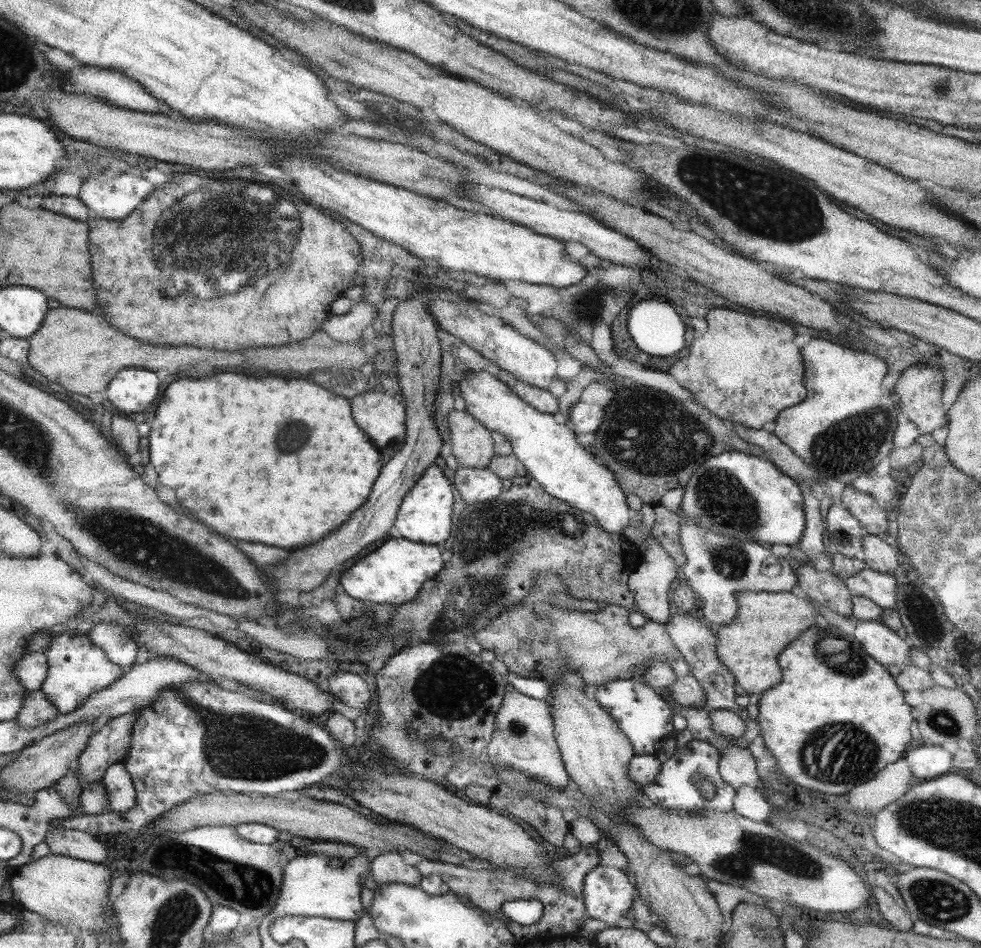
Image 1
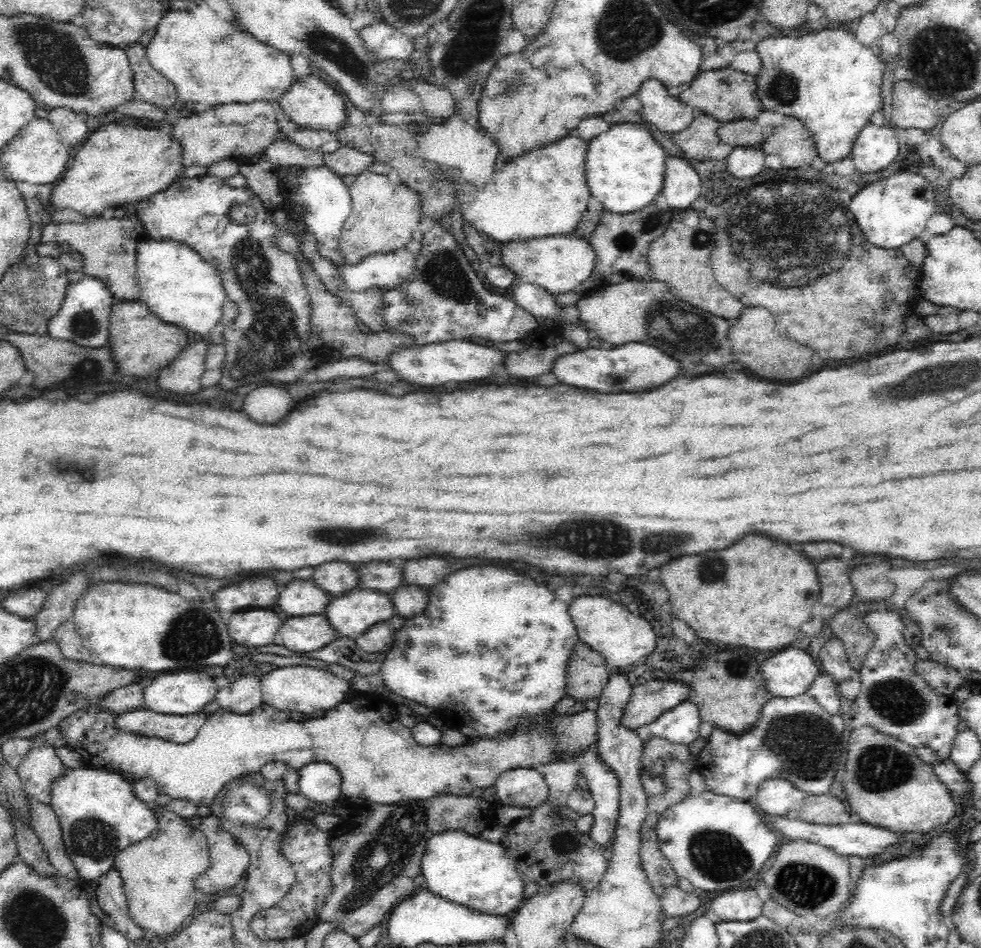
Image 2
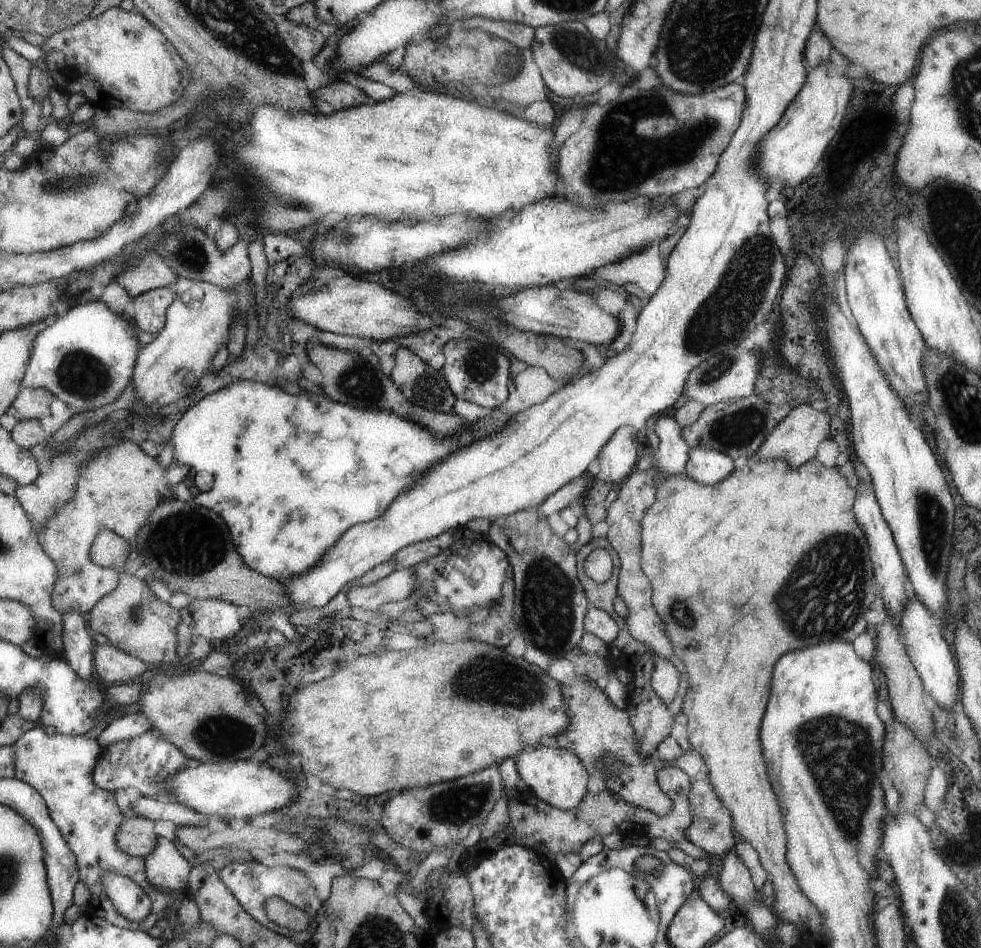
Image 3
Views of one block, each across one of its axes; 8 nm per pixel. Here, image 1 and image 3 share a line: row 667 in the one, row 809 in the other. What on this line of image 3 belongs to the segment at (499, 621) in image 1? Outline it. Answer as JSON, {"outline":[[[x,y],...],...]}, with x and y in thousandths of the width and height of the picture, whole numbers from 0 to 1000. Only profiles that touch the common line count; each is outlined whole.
{"outline":[[[674,810],[669,813],[669,825],[674,834],[684,844],[682,855],[678,860],[668,860],[666,857],[650,852],[639,847],[620,832],[613,833],[609,838],[602,835],[595,839],[595,843],[585,853],[568,853],[559,847],[547,843],[536,834],[529,831],[517,845],[517,861],[519,867],[515,876],[511,876],[503,882],[502,888],[489,886],[482,900],[486,897],[504,899],[505,893],[512,893],[513,886],[522,888],[538,896],[552,893],[554,902],[564,908],[566,903],[580,899],[590,898],[591,893],[606,882],[613,883],[615,893],[621,897],[634,897],[641,893],[661,892],[665,884],[676,884],[684,893],[694,896],[705,906],[724,907],[726,903],[707,892],[699,883],[698,876],[705,870],[705,862],[701,852],[701,834],[703,824],[694,812]]]}

